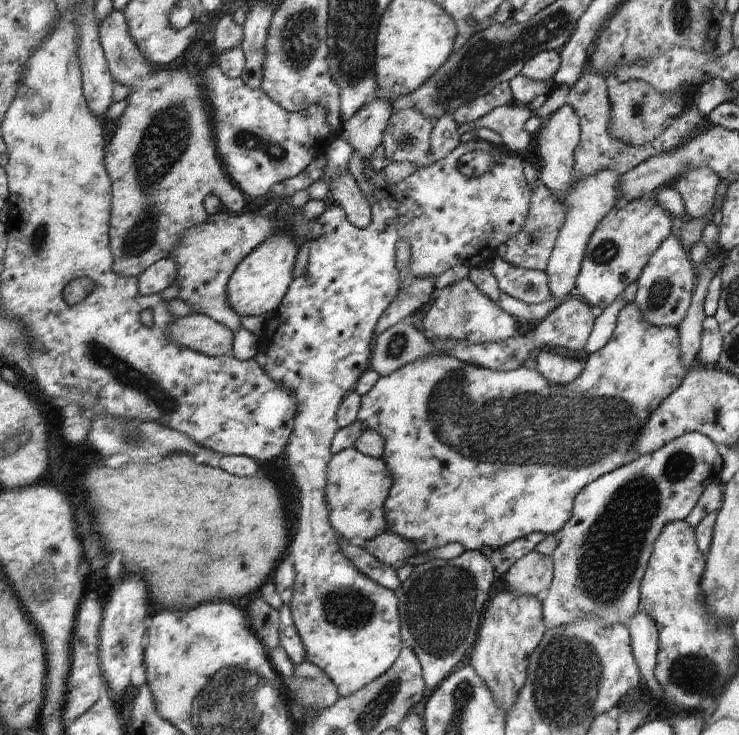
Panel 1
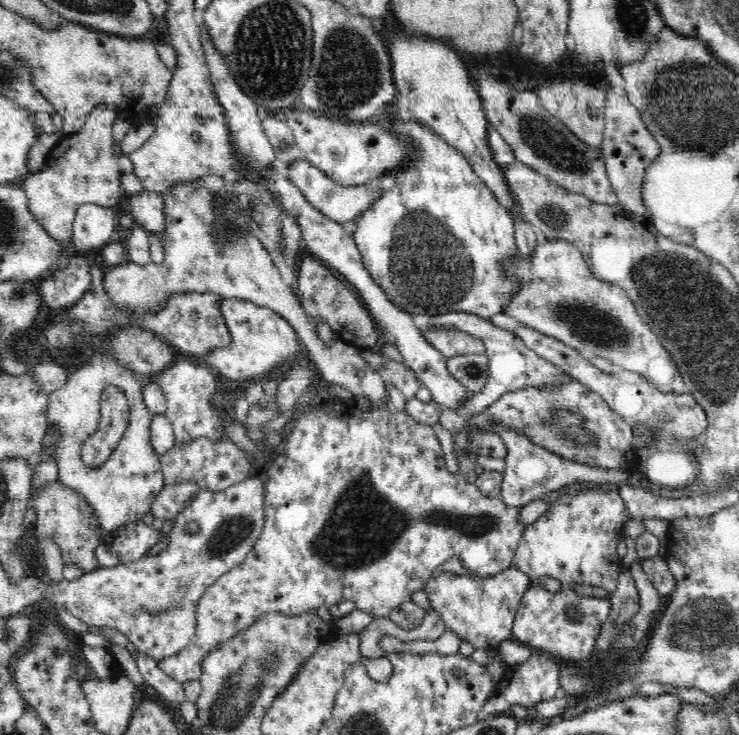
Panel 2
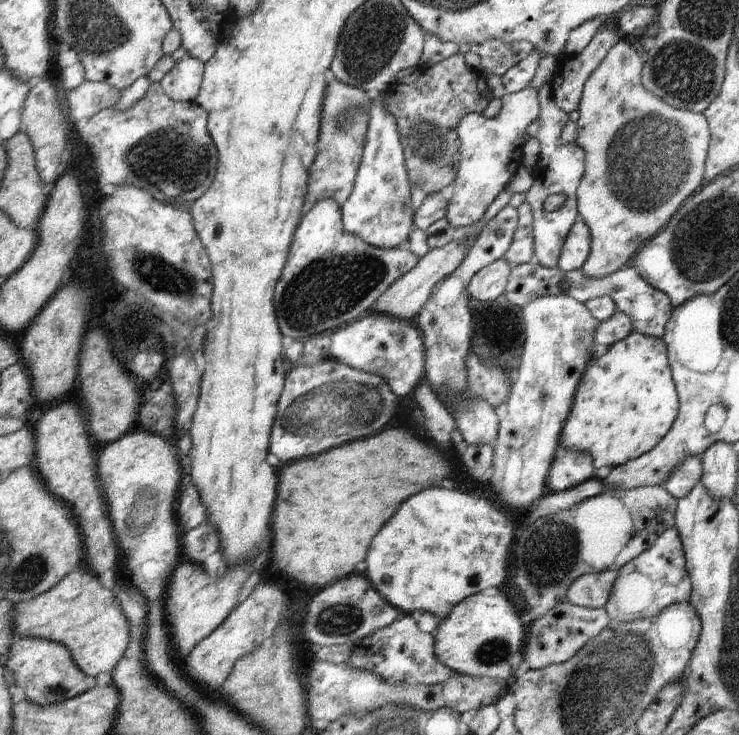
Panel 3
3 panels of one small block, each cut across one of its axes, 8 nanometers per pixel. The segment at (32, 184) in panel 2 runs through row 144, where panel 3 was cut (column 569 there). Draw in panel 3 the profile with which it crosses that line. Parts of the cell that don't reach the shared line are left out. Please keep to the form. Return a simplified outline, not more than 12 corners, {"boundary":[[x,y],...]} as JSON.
{"boundary":[[603,27],[578,54],[558,56],[551,93],[566,114],[620,38]]}

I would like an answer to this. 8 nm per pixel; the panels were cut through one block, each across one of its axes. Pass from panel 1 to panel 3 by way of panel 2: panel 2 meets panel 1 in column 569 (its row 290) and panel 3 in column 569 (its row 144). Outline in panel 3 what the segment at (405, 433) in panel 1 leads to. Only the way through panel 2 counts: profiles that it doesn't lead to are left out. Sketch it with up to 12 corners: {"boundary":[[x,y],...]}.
{"boundary":[[662,339],[592,355],[559,442],[594,468],[652,450],[680,408]]}

